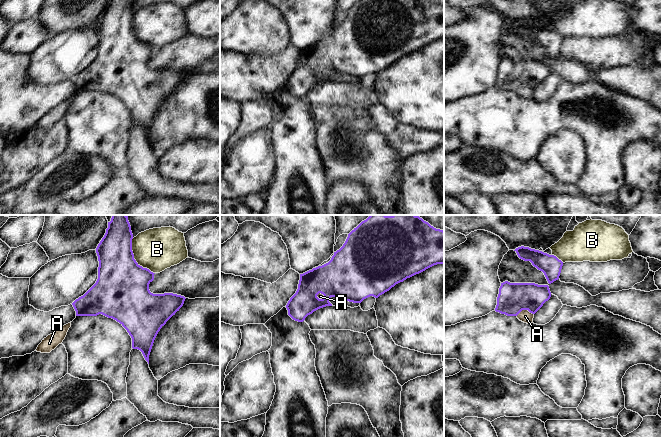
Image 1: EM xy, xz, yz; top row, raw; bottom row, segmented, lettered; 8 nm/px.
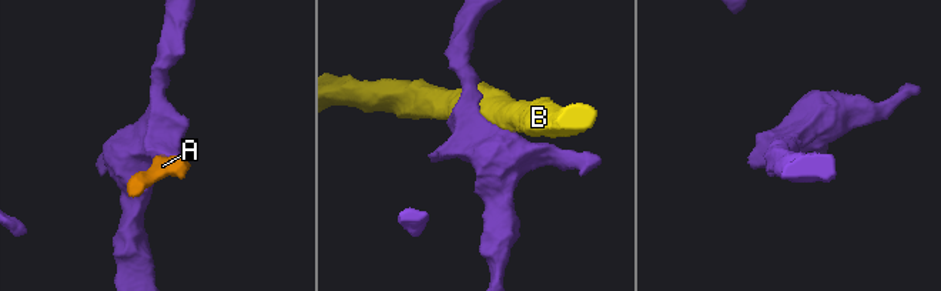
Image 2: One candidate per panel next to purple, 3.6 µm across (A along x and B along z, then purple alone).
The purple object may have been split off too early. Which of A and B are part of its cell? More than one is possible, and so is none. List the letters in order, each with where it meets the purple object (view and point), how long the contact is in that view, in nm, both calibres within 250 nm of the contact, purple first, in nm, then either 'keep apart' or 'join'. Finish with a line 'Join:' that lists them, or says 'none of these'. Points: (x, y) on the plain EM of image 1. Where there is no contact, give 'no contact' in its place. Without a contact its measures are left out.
A: yz (524, 85) | 140 nm | 240/100 nm | keep apart
B: xy (134, 35) | 340 nm | 420/340 nm | keep apart
Join: none of these

